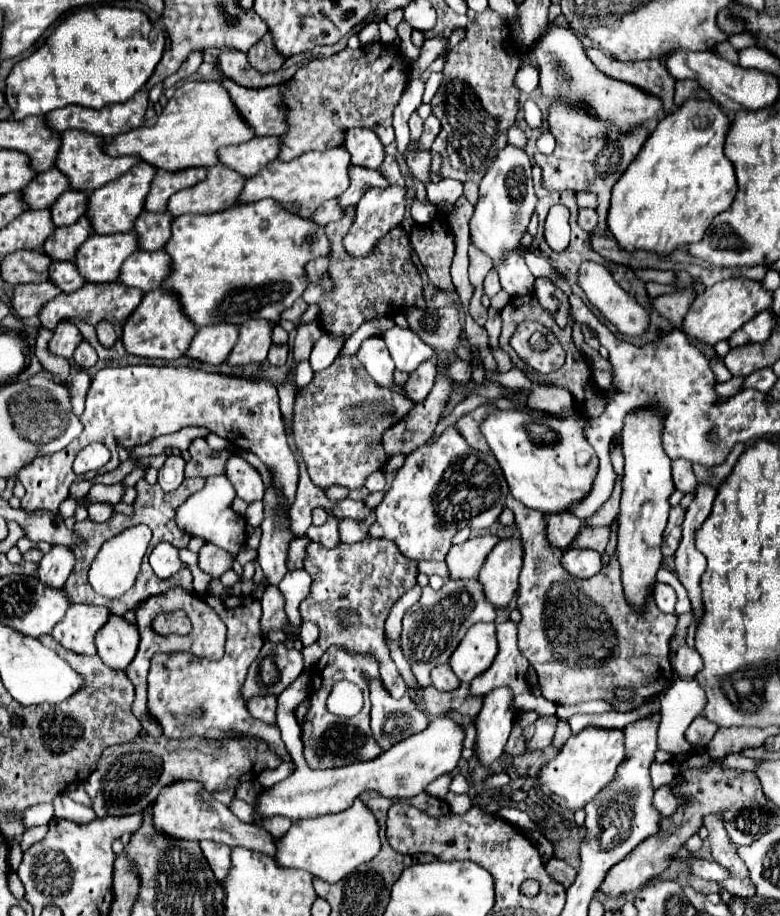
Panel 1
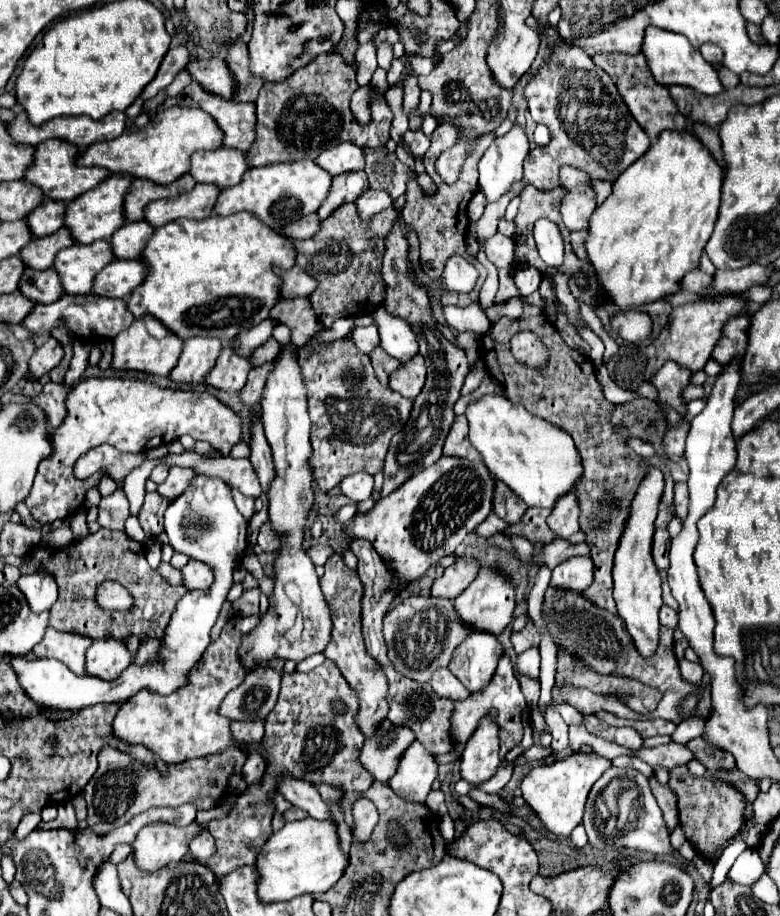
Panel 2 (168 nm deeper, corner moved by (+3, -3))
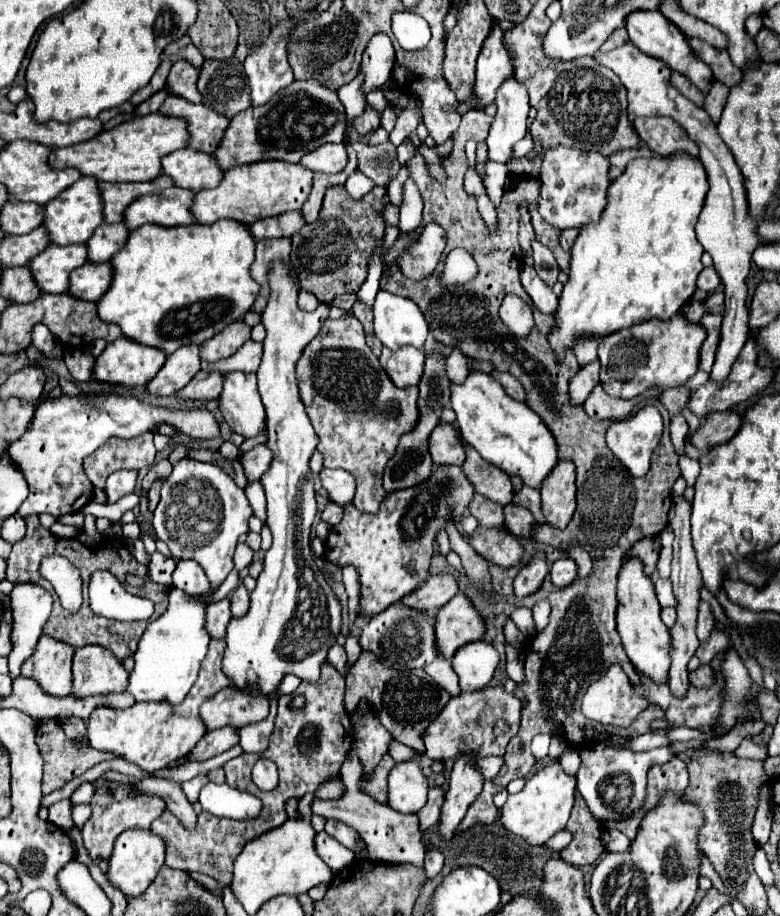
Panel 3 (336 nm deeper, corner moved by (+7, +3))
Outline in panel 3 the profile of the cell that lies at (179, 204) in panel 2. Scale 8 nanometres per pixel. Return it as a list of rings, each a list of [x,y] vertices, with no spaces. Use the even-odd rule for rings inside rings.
[[[166,188],[160,194],[146,194],[134,200],[126,208],[124,224],[130,230],[136,230],[144,224],[160,224],[160,226],[178,226],[178,224],[192,224],[192,202],[194,192],[188,188]]]

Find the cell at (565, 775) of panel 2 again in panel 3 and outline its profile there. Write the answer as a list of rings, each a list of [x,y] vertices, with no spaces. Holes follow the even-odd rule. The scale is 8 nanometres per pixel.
[[[550,760],[526,780],[524,788],[518,794],[508,796],[508,802],[500,810],[502,826],[514,836],[520,836],[530,846],[544,844],[558,830],[566,828],[570,810],[574,806],[574,796],[576,796],[576,776],[566,774],[558,760]]]

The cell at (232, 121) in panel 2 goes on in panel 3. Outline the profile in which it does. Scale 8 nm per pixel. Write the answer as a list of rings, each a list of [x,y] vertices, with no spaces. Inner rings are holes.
[[[170,94],[162,108],[162,114],[166,116],[184,116],[188,118],[190,126],[190,148],[200,152],[214,152],[220,146],[220,140],[226,132],[226,126],[230,124],[230,118],[208,108],[202,104],[192,104],[180,96]]]

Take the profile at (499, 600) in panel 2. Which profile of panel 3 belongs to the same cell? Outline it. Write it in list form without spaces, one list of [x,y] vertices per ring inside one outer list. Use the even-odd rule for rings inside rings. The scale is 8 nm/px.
[[[458,592],[446,606],[436,612],[434,630],[438,634],[440,654],[444,658],[452,658],[462,644],[480,640],[484,636],[486,620],[476,610],[472,600]]]

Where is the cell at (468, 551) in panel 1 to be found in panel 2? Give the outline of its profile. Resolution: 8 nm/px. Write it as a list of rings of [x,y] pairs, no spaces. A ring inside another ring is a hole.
[[[456,558],[456,562],[446,568],[444,576],[434,580],[430,596],[454,600],[456,596],[460,596],[466,590],[466,586],[470,586],[470,582],[476,578],[478,570],[480,570],[480,566],[476,560]]]

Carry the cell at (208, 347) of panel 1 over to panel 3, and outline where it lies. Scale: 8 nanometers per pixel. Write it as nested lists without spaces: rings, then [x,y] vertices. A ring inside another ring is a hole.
[[[190,344],[178,348],[174,354],[168,356],[162,370],[150,380],[148,390],[150,394],[170,396],[182,390],[200,370],[200,346]]]

